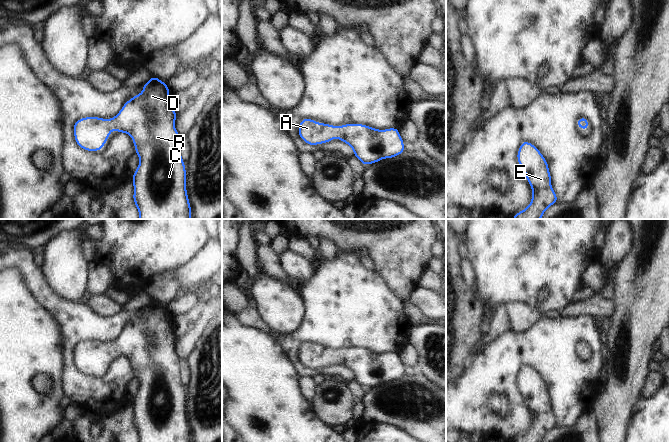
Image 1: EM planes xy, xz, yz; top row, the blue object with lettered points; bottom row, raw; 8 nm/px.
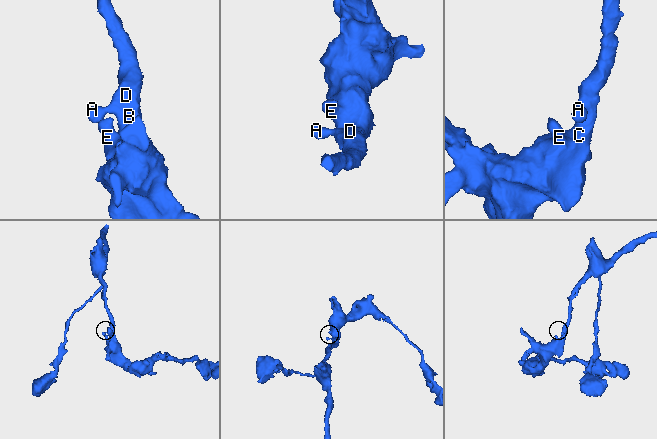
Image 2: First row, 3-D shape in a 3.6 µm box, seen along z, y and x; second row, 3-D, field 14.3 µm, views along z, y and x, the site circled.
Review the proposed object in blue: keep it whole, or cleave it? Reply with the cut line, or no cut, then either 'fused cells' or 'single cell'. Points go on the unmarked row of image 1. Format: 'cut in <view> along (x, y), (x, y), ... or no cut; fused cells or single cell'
no cut; single cell

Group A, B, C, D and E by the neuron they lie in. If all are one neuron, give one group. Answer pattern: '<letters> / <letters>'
A B C D E

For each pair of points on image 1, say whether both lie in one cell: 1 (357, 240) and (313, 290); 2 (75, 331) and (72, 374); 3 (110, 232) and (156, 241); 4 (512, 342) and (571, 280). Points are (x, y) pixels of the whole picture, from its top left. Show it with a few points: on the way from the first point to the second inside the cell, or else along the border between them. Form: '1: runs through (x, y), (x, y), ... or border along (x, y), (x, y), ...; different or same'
1: border along (340, 251), (353, 252); different
2: runs through (68, 342), (68, 363); same
3: runs through (121, 232), (145, 232); same
4: border along (553, 313), (544, 315); different

